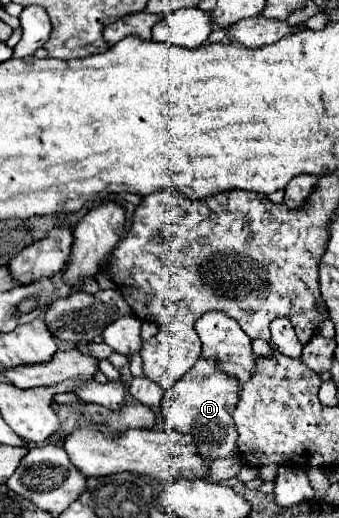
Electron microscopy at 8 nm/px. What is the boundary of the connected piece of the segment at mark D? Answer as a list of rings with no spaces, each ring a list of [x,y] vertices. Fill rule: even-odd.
[[[200,357],[196,365],[174,385],[170,387],[162,401],[160,411],[162,418],[166,417],[168,427],[190,433],[198,445],[202,457],[214,459],[228,459],[238,457],[236,451],[236,425],[232,421],[232,409],[238,405],[240,397],[240,383],[236,377],[218,369],[218,361],[206,361]]]

